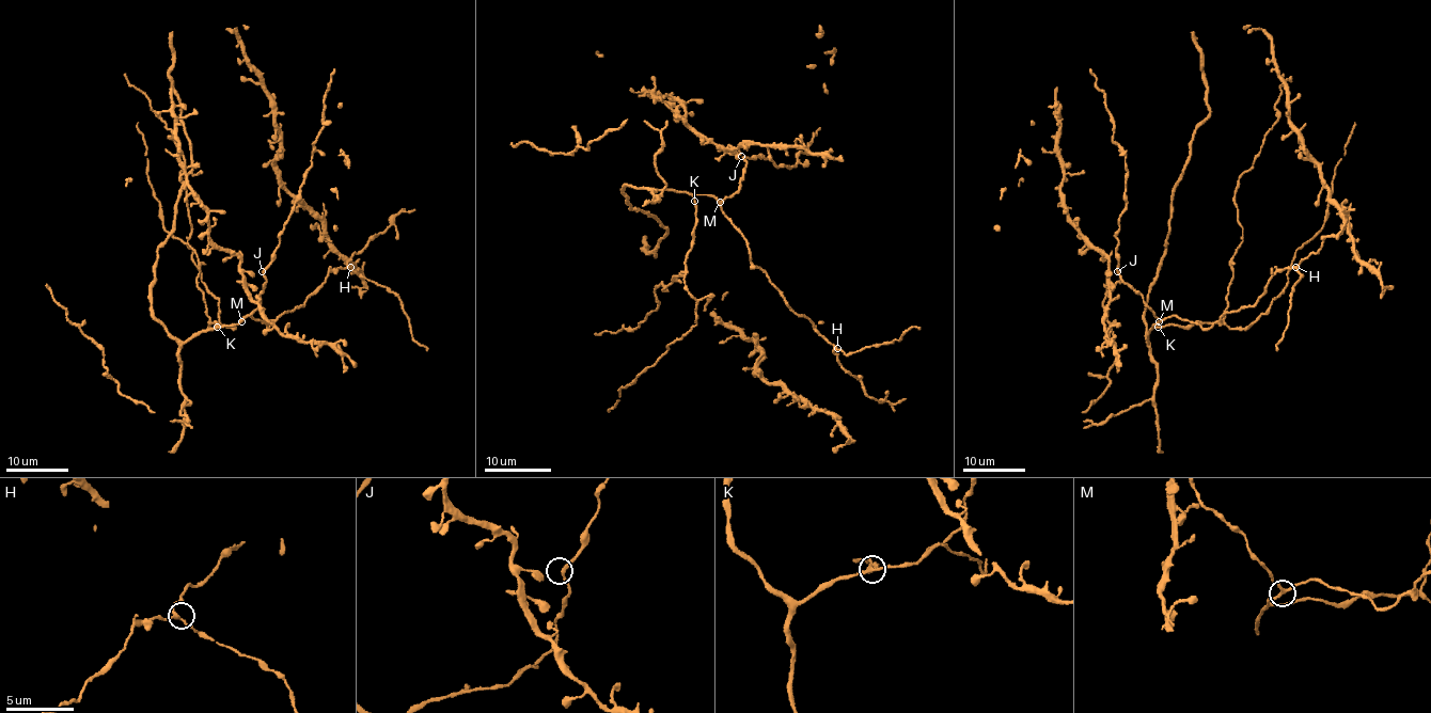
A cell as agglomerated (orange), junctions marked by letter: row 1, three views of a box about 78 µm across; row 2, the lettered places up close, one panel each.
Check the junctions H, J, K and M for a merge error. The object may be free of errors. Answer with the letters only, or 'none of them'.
none of them

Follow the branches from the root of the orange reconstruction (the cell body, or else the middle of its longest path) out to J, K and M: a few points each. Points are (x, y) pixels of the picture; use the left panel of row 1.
J: (267, 328), (250, 315), (242, 320), (260, 304), (260, 294), (266, 281), (262, 271)
K: (267, 328), (250, 315), (232, 327), (218, 327)
M: (267, 328), (250, 315), (241, 321)

